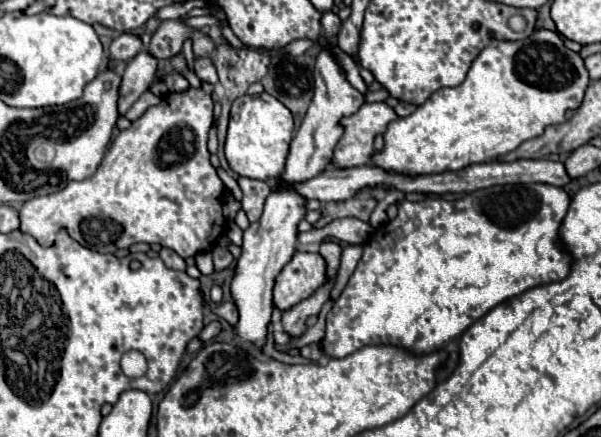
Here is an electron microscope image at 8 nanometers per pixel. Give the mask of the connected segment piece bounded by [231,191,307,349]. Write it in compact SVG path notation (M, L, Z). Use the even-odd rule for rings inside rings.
M291 191L269 195L261 219L257 223L251 223L243 233L243 253L237 259L231 293L235 305L239 307L239 323L235 327L237 337L255 349L265 343L267 325L273 311L273 283L279 271L291 261L297 251L297 223L305 217L305 211L305 199L299 199L299 195L291 195Z

